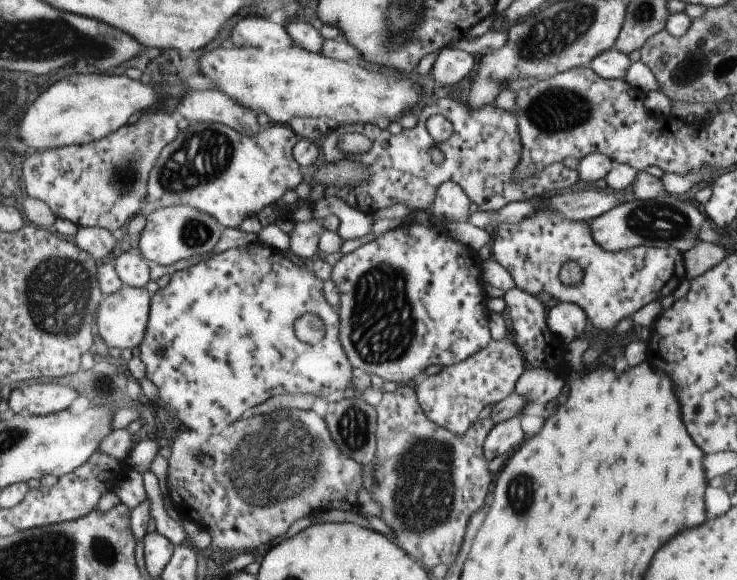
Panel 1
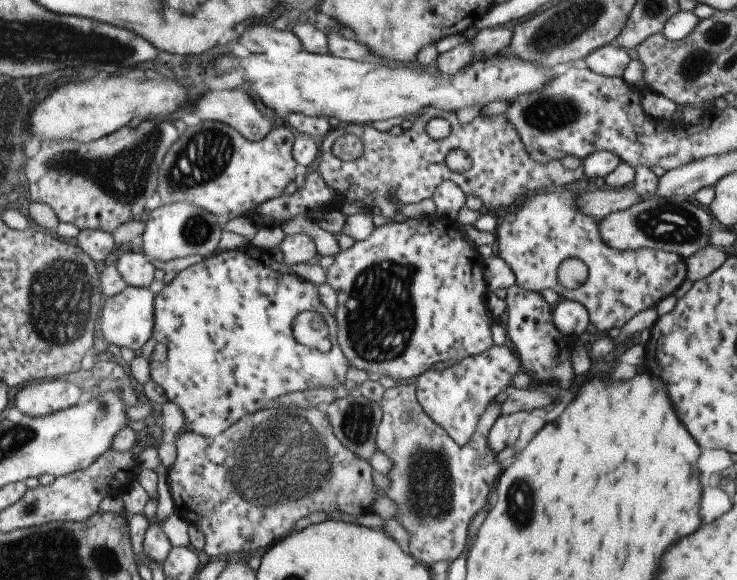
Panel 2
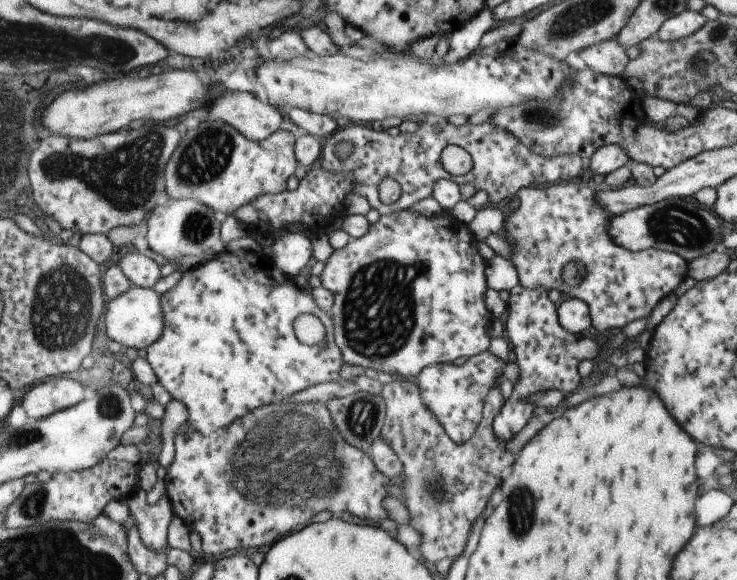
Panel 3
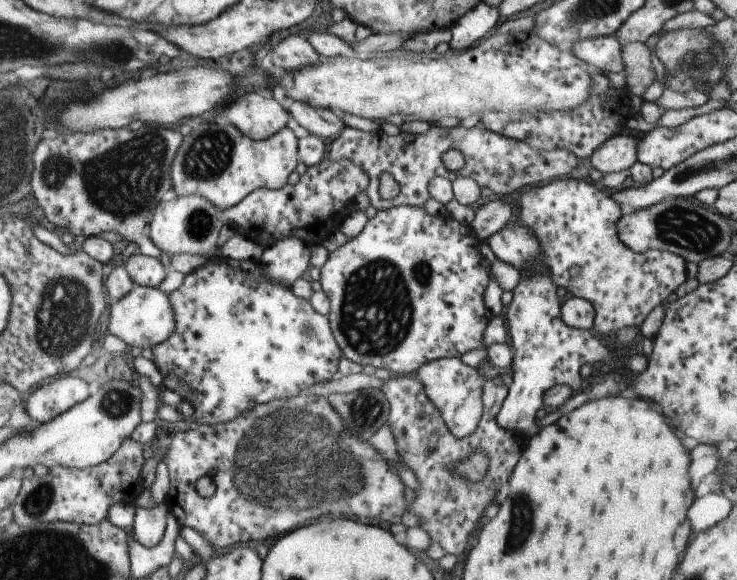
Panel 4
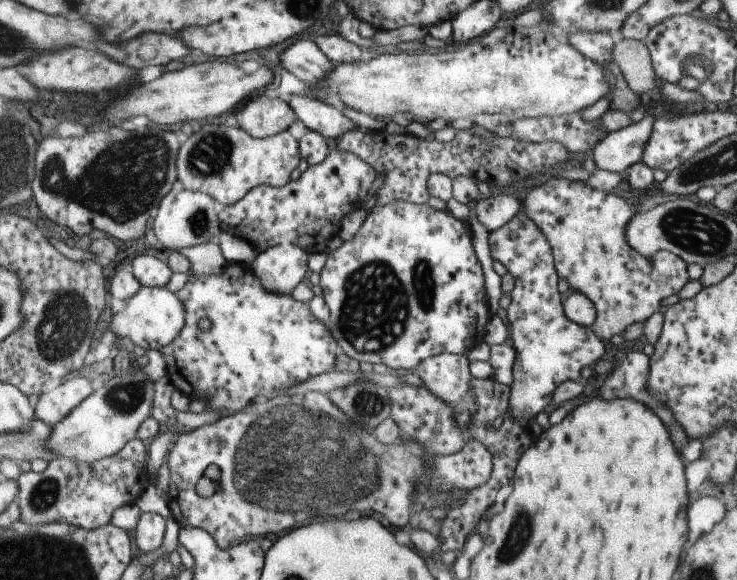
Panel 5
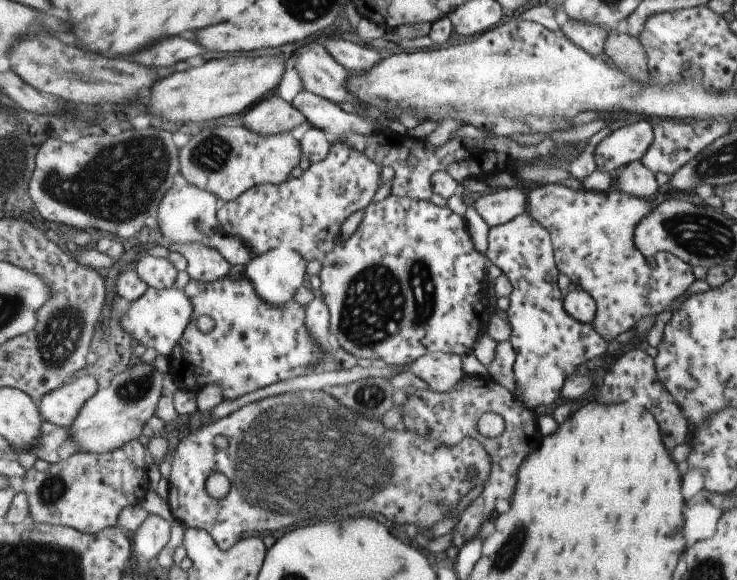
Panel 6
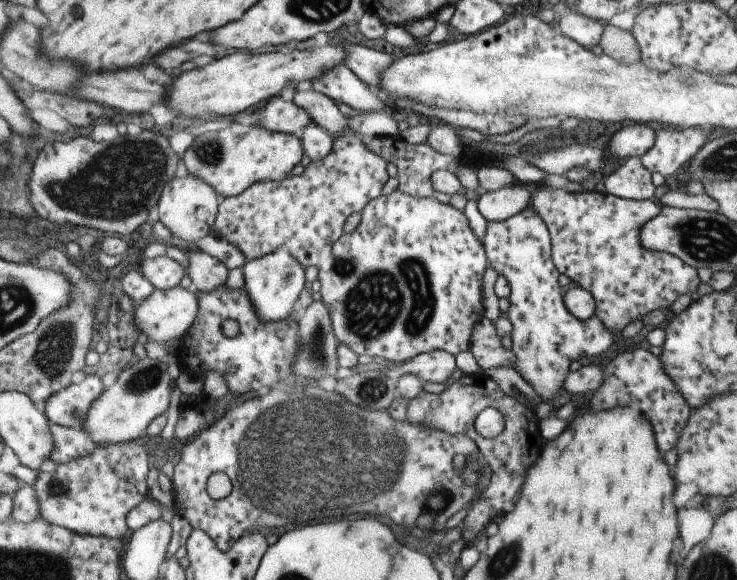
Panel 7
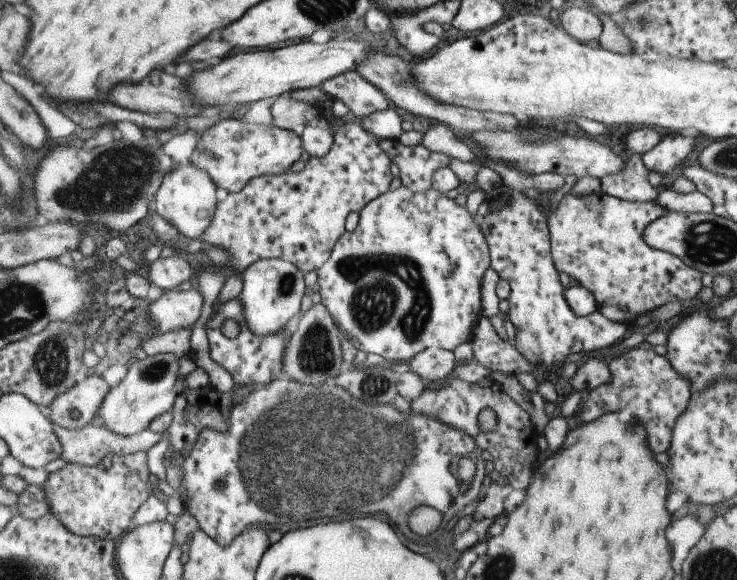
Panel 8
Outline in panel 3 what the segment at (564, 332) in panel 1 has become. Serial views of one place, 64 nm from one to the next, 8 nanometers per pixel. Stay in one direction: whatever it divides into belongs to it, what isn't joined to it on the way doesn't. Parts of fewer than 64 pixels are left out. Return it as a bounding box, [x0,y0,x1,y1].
[556,297,591,335]

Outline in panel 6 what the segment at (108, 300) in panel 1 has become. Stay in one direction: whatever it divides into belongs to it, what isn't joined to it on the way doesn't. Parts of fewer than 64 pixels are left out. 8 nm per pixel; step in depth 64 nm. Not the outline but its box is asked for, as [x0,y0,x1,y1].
[119,287,191,357]

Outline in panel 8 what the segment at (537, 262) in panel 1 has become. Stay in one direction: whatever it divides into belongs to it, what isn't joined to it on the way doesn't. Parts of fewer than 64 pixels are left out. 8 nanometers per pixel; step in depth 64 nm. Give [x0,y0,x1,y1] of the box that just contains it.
[539,190,701,326]

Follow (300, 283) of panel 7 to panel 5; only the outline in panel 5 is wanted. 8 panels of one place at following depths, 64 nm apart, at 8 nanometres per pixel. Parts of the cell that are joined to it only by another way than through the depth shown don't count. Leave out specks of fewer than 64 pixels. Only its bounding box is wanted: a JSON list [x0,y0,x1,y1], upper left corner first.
[251,244,308,295]

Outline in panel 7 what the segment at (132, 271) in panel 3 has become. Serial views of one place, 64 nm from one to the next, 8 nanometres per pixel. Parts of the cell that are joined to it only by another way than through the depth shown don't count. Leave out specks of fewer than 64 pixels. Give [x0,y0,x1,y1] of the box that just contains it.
[140,255,185,291]

